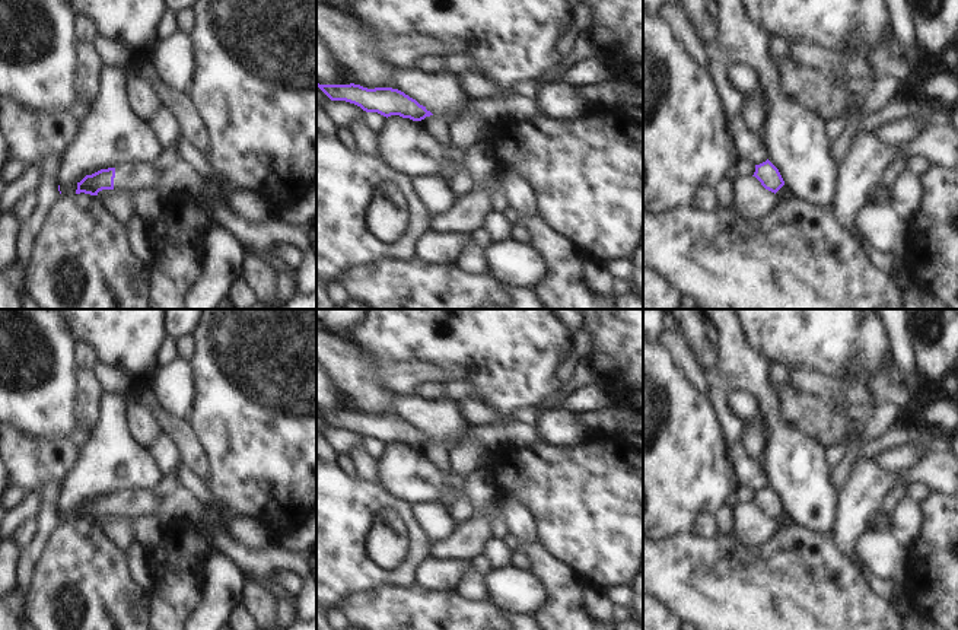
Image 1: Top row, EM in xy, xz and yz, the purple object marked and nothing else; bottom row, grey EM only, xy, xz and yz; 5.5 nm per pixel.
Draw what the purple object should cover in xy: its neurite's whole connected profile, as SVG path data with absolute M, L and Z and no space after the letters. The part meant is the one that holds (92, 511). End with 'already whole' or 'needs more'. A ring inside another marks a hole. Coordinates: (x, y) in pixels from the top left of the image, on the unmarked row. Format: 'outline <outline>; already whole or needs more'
outline M176 489L159 497L150 491L120 491L86 502L77 509L76 521L98 522L102 516L115 516L133 521L141 516L155 516L160 525L187 521L191 525L206 525L201 502L187 489Z; needs more

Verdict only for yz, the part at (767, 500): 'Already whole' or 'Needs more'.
Already whole

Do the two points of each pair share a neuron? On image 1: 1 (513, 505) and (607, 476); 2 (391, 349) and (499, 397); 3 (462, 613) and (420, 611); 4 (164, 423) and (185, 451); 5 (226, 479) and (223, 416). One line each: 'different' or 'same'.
1: different
2: same
3: same
4: same
5: same

